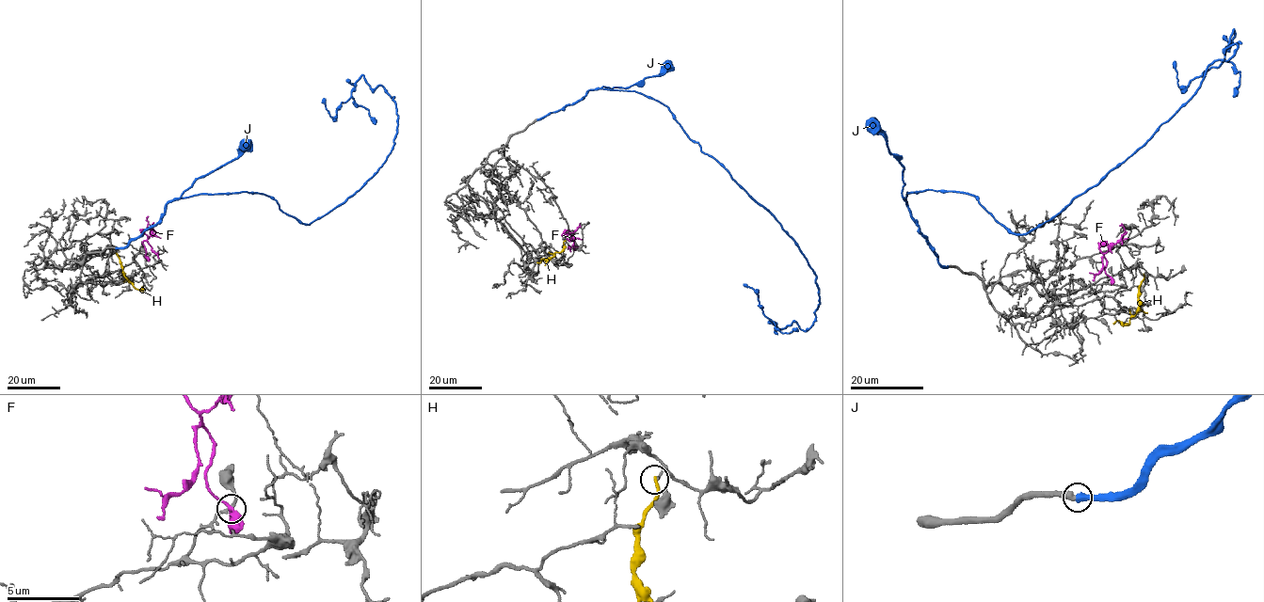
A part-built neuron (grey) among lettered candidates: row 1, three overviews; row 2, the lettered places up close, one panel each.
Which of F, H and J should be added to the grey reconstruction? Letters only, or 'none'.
J

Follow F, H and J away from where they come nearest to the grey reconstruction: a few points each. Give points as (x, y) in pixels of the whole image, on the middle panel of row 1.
F: (567, 239), (567, 234), (565, 235), (569, 233), (573, 242), (569, 246)
H: (537, 262), (561, 252), (565, 241)
J: (537, 119), (590, 89), (636, 91), (664, 103), (793, 240), (816, 276), (813, 324), (779, 328), (744, 284)

